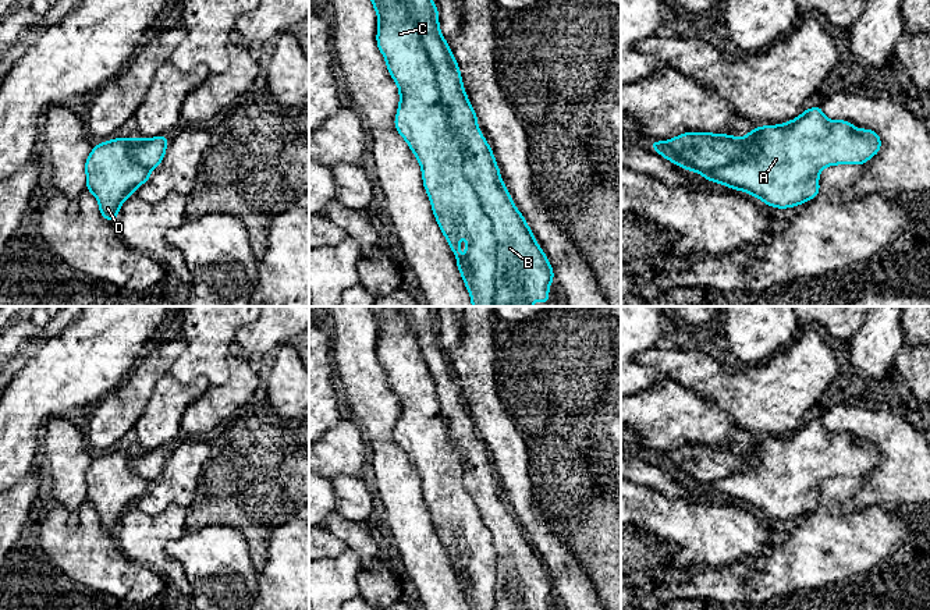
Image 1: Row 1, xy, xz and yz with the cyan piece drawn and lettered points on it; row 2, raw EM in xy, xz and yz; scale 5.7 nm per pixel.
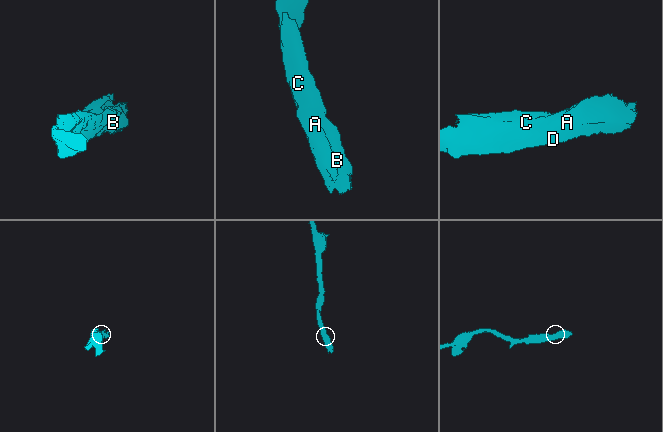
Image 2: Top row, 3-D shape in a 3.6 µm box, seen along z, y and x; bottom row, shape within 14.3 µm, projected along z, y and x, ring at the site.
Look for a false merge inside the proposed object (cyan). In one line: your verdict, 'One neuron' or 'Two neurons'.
Two neurons

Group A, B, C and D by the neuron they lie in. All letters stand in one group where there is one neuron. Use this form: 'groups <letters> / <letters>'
groups A C D / B

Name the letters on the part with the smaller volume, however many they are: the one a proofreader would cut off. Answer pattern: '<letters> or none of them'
B

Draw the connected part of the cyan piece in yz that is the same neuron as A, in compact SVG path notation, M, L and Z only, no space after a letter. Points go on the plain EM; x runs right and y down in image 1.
M819 418L785 436L750 441L739 451L746 461L743 471L702 487L780 521L816 510L824 479L865 476L881 460L876 443L830 433Z

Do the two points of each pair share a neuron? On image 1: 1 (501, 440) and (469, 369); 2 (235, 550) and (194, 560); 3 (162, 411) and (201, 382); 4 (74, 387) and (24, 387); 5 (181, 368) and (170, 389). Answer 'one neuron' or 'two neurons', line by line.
1: one neuron
2: one neuron
3: one neuron
4: one neuron
5: two neurons

